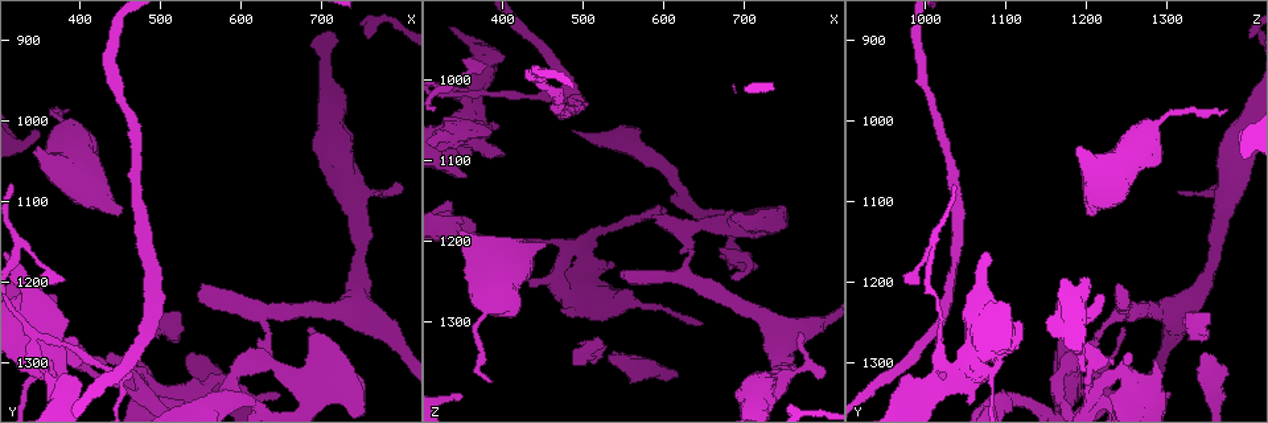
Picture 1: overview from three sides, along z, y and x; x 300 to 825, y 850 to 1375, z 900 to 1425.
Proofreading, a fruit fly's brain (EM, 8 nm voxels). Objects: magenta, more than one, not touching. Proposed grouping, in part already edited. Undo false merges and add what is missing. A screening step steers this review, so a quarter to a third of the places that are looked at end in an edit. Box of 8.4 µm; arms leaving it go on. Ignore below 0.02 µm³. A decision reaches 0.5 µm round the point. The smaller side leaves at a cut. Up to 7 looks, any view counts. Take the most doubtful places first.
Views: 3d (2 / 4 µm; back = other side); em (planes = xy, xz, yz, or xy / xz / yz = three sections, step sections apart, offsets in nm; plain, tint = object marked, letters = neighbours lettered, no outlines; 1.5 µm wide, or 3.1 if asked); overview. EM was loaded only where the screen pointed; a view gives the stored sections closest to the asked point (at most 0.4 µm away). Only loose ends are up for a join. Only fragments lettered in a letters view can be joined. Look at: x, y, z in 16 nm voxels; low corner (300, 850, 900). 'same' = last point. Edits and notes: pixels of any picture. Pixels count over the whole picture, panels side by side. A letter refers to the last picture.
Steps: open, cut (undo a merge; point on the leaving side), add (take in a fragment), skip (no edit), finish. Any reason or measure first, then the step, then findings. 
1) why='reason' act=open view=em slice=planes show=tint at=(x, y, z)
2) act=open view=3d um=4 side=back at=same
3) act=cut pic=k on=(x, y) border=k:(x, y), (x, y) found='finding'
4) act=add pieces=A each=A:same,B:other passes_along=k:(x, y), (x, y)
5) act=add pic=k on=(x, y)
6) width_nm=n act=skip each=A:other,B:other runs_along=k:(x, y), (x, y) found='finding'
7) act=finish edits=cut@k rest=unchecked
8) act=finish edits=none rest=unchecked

why='free end' act=open view=3d um=4 at=(450, 1115, 1205)

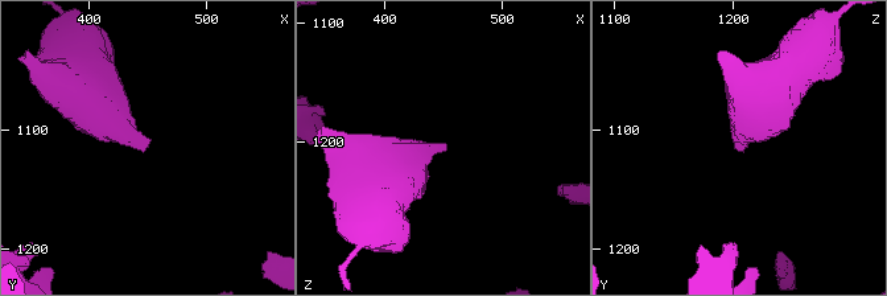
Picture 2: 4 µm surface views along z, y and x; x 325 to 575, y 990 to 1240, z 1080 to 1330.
why='now the EM' act=open view=em slice=planes show=tint at=(450, 1112, 1204)

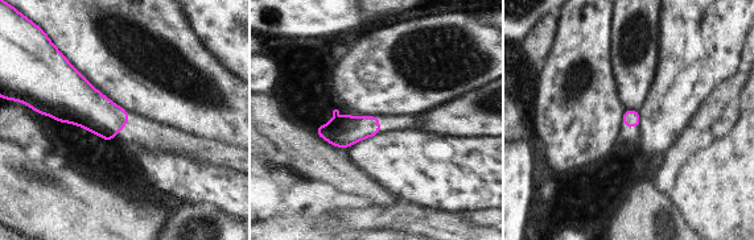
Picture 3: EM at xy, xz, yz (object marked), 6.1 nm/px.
act=open view=em slice=planes show=letters at=same

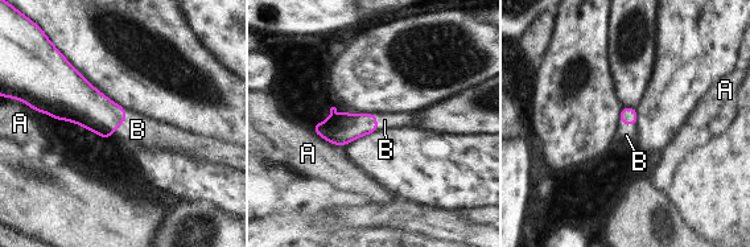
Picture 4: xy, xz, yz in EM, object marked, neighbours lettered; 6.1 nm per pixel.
act=add pieces=B each=A:other,B:same passes_along=4:(86, 106), (119, 126), (137, 130) found='the neuron continues'

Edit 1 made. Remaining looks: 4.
why='two arms in line, one across' act=open view=em slice=planes show=letters at=(340, 1260, 1015)

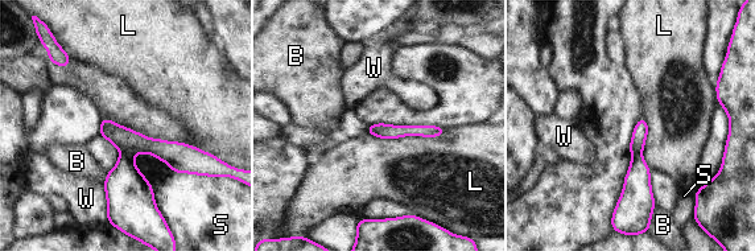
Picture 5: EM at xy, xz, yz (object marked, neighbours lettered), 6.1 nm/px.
act=cut pic=5 on=(128, 142) each=B:other,L:other,S:other,W:other part_leaving=5:(103, 122), (128, 142), (198, 156) found='a second neuron is stuck on'

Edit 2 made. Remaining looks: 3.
why='sudden change in width' act=open view=em slice=xz step=4 show=tint at=(545, 1335, 1275)

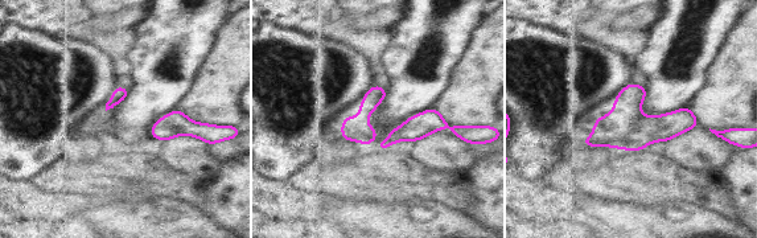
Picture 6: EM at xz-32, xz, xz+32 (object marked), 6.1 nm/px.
why='cut it another way' act=open view=em slice=planes show=letters at=same

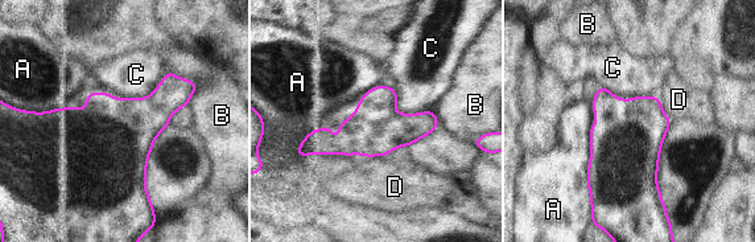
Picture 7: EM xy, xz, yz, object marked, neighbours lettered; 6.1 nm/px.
longest_contact=A:650nm act=skip each=A:other,B:other,C:other,D:other border=7:(392, 87), (397, 111), (433, 111) found='one neuron here'

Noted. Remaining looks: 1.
act=finish edits=add@4,cut@5 rest=unchecked

